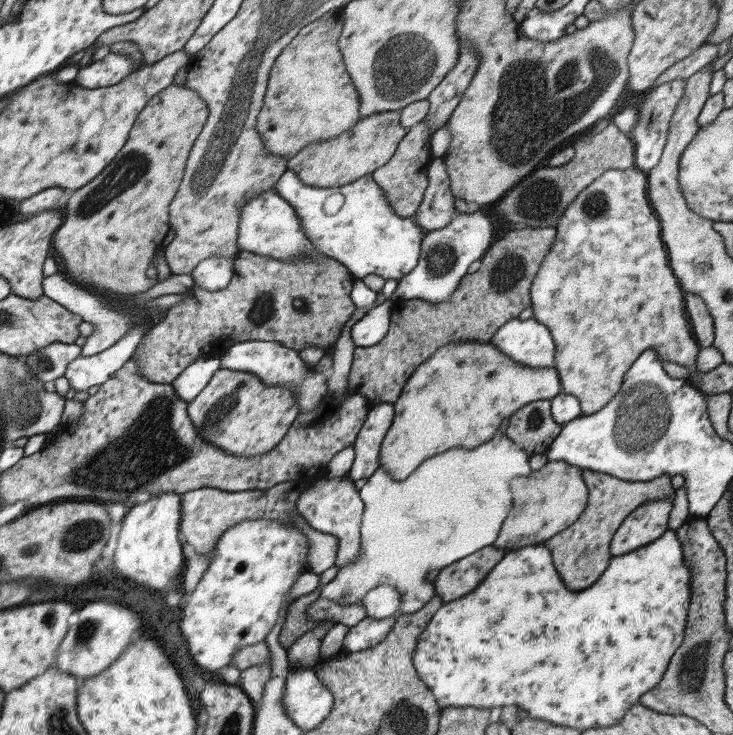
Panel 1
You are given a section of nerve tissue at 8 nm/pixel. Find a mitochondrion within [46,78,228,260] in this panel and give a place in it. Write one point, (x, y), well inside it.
(132, 167)

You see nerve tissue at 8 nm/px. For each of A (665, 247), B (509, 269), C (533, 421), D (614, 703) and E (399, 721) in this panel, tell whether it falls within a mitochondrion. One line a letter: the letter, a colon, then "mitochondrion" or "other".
A: other
B: mitochondrion
C: mitochondrion
D: other
E: mitochondrion

